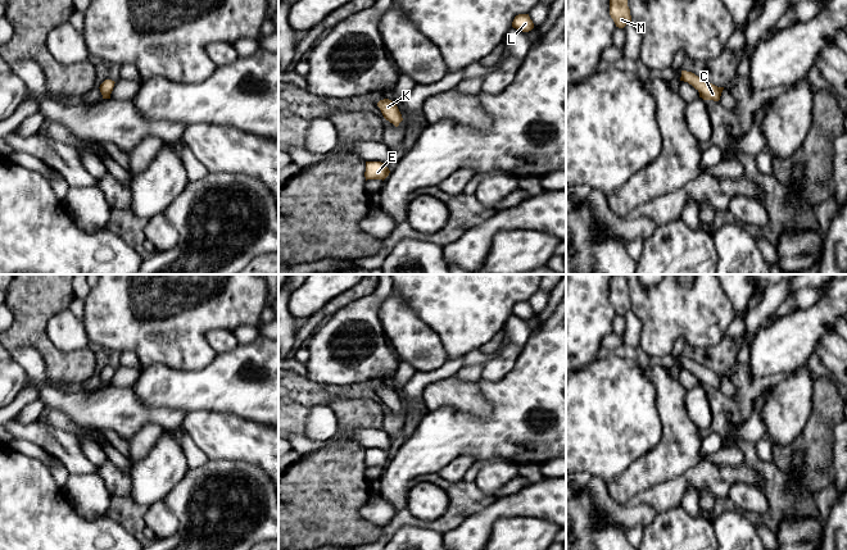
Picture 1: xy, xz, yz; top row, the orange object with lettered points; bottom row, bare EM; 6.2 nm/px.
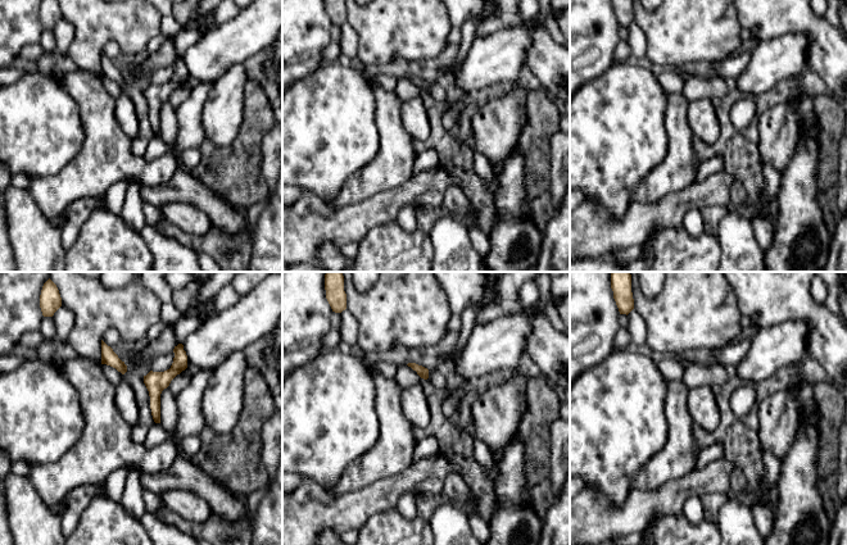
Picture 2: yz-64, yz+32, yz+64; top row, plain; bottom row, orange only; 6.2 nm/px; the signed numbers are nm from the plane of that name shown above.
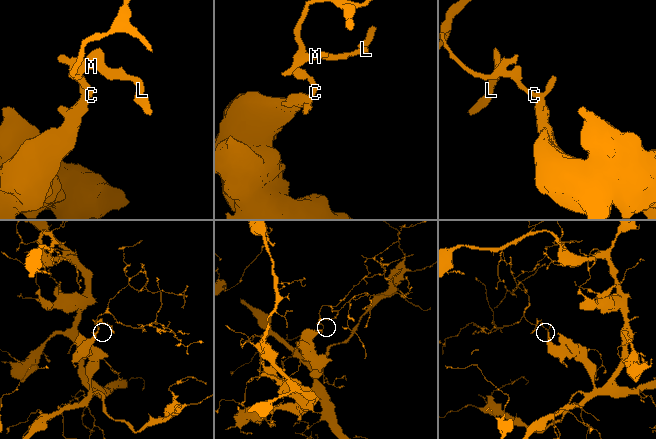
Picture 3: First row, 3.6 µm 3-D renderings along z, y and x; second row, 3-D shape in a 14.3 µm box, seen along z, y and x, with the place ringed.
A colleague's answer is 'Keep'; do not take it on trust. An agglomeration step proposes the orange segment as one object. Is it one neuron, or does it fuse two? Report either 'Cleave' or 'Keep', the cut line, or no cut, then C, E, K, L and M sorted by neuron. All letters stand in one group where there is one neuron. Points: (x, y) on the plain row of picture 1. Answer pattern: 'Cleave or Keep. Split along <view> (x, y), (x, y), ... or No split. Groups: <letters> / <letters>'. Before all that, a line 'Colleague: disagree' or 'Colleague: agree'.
Colleague: agree
Keep. No split. Groups: C E K L M

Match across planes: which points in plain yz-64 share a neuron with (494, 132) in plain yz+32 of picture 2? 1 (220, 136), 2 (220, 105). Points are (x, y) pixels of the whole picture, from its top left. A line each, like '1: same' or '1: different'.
1: same
2: same

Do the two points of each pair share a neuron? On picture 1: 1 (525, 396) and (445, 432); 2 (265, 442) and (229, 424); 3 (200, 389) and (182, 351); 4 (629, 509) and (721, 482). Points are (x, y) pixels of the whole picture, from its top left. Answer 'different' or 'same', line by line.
1: same
2: same
3: different
4: same

